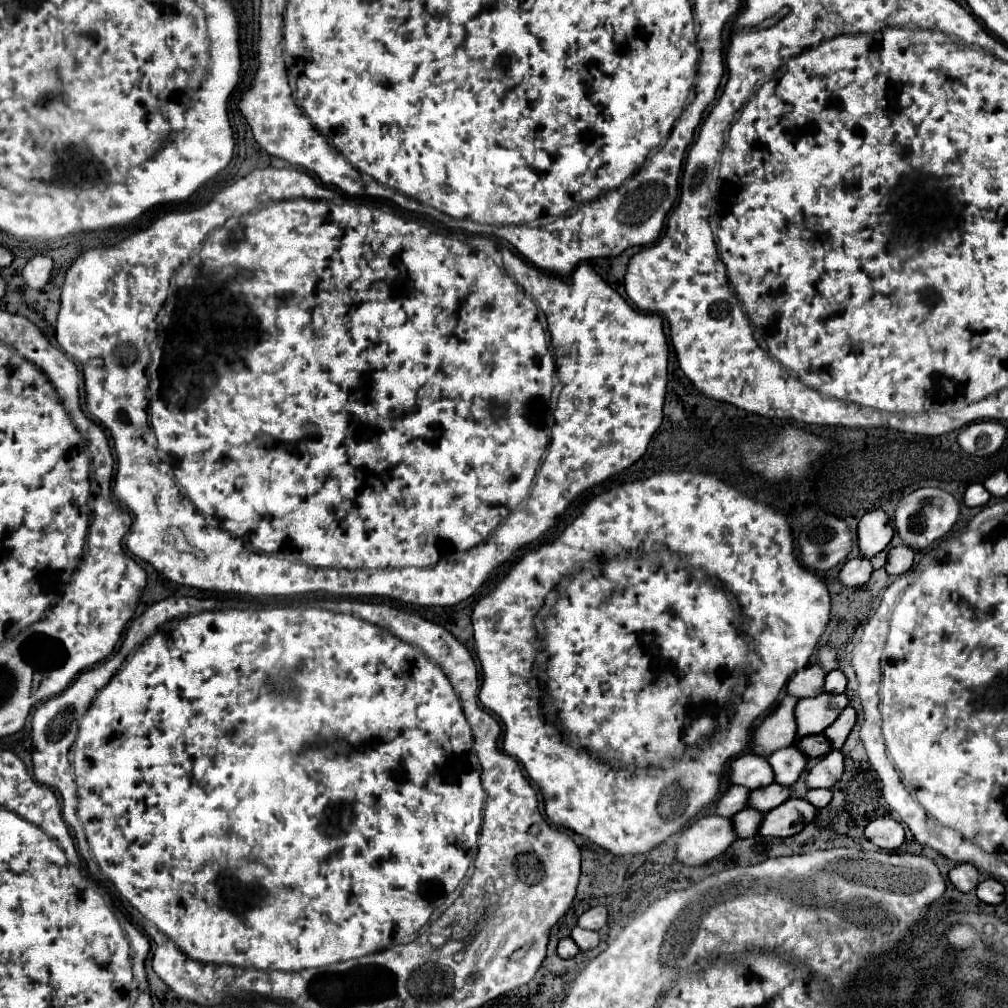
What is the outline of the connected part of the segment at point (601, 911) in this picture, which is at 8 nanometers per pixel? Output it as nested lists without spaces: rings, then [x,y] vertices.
[[[595,906],[579,916],[579,926],[587,930],[601,930],[607,924],[607,908]]]

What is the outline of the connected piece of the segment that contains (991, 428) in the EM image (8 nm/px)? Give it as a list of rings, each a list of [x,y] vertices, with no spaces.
[[[983,420],[983,422],[975,422],[969,424],[957,438],[959,446],[967,452],[967,454],[975,454],[975,456],[991,456],[995,454],[1003,442],[1005,442],[1005,428],[1003,424],[995,422],[995,420]]]

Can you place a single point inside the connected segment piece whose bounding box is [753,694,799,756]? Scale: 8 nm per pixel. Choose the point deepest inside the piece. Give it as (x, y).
(778, 730)

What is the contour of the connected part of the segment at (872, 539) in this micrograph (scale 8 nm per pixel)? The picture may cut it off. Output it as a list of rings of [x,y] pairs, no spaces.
[[[883,510],[867,512],[857,526],[857,538],[859,548],[863,556],[873,558],[877,552],[881,552],[893,538],[893,524],[891,518]]]

